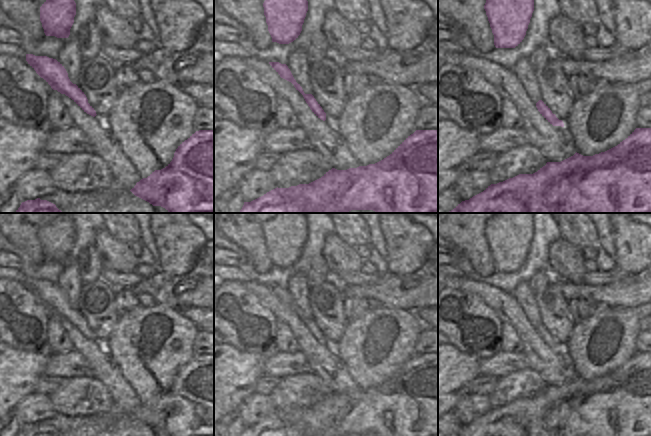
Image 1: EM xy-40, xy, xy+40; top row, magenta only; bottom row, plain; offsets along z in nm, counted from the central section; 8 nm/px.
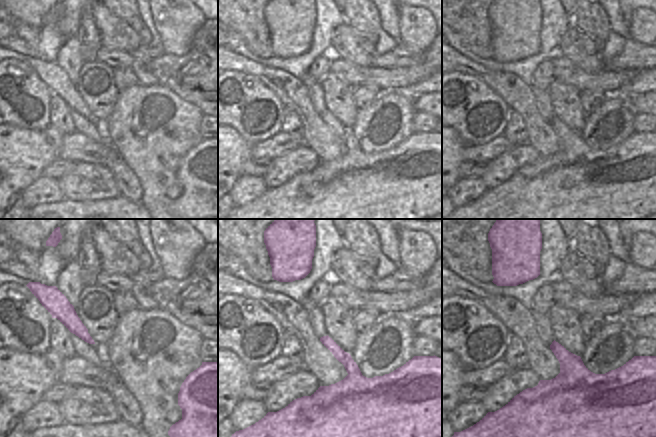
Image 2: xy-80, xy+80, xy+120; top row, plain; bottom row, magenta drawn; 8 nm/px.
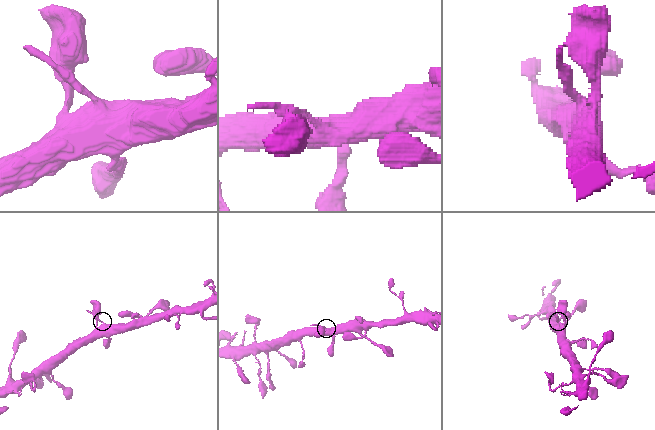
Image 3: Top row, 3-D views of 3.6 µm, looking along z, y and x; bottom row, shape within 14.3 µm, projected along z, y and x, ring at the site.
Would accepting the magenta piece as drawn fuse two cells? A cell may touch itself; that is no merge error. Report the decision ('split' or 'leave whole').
leave whole

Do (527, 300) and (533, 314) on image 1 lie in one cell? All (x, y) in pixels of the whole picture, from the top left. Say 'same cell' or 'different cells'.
same cell

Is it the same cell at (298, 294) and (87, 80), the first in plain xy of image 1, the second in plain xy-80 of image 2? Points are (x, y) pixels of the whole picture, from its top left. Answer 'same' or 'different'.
different

